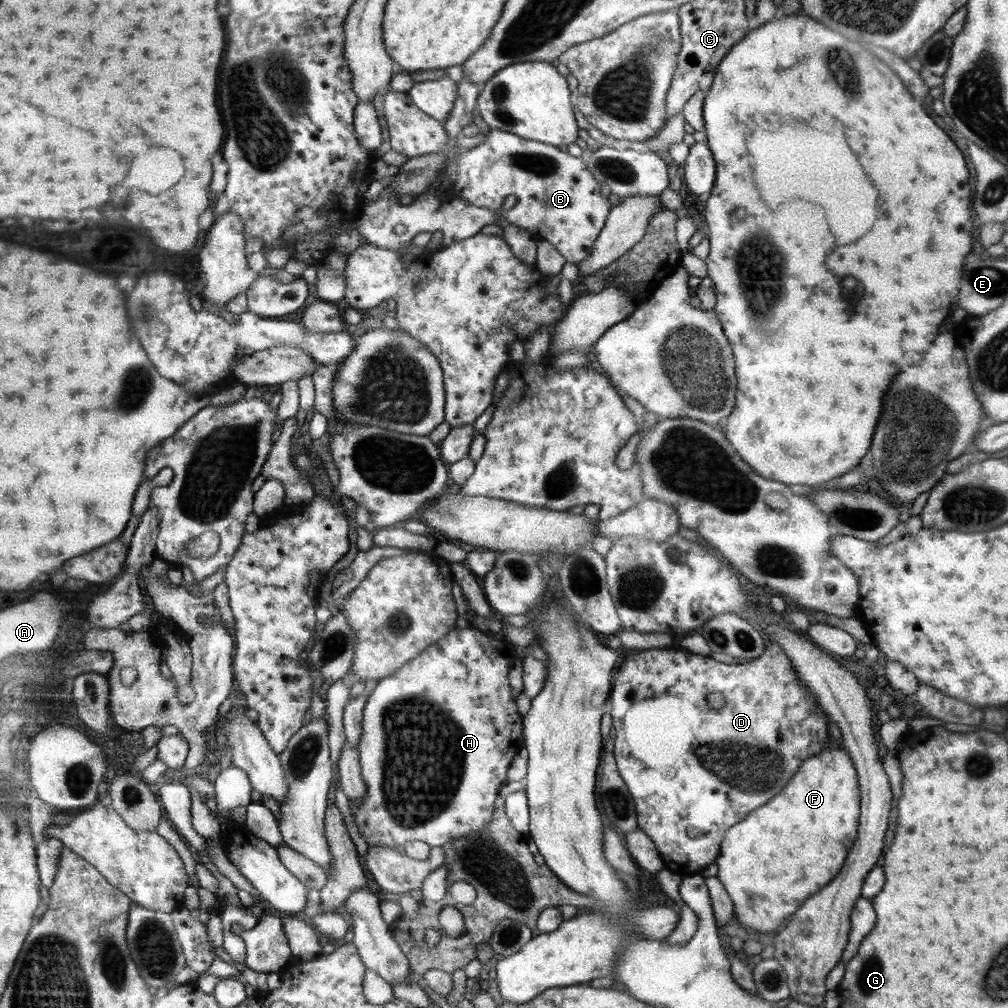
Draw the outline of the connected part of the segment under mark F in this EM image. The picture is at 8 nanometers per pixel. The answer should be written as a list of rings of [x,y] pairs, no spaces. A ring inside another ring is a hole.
[[[828,746],[818,754],[806,757],[798,774],[790,780],[790,784],[786,784],[780,794],[776,794],[768,804],[760,806],[726,832],[716,868],[718,880],[724,884],[734,902],[736,922],[745,929],[754,928],[757,934],[778,930],[782,922],[792,916],[808,896],[816,894],[818,888],[829,884],[841,871],[848,850],[856,840],[861,810],[859,792],[859,780],[851,756],[846,750],[838,747],[832,750]]]

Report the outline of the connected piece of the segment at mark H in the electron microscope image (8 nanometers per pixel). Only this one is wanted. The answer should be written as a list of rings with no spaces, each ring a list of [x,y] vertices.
[[[472,625],[465,628],[454,626],[438,642],[431,644],[414,659],[403,664],[396,672],[393,672],[393,675],[386,676],[378,682],[378,686],[372,690],[372,694],[365,702],[362,734],[356,745],[361,777],[367,791],[363,799],[359,800],[359,805],[350,806],[353,810],[354,822],[366,842],[401,849],[406,842],[420,840],[431,847],[441,847],[451,840],[468,836],[471,832],[482,831],[492,821],[495,800],[498,798],[500,789],[508,782],[506,771],[524,743],[523,716],[516,707],[509,680],[511,662],[519,658],[515,646],[506,638],[490,635],[486,630],[480,632]]]

